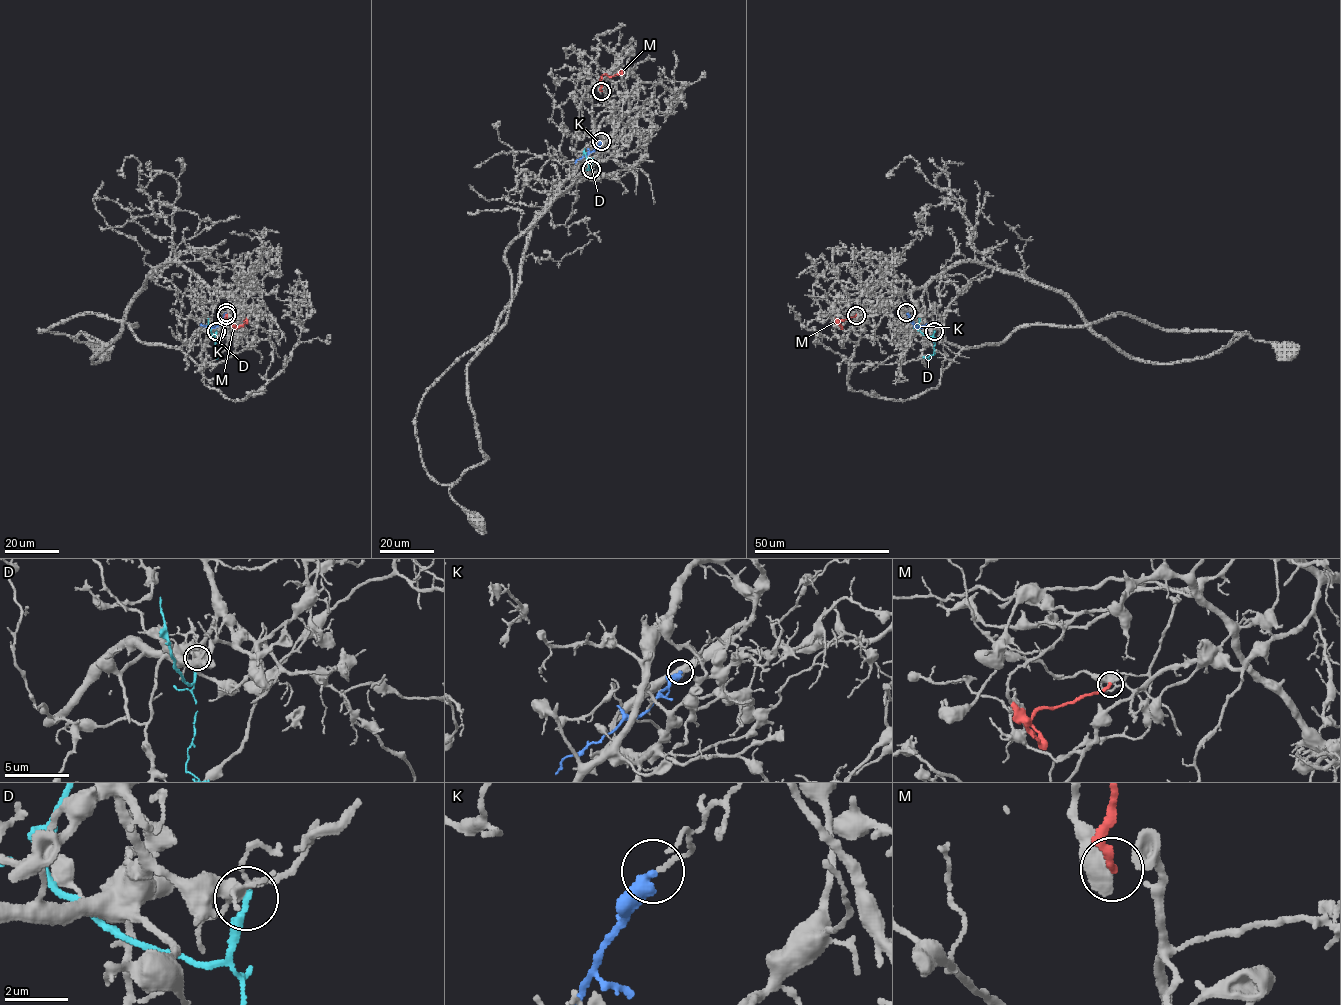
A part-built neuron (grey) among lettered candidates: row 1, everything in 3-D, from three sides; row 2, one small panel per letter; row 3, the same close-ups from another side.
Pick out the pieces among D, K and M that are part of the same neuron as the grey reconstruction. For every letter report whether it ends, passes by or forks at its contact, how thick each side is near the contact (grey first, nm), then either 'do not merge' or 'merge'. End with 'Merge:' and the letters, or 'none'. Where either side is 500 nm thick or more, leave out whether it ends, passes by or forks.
D: it ends | 320/260 nm | do not merge
K: it ends | 130/400 nm | do not merge
M: 650/280 nm | do not merge
Merge: none

